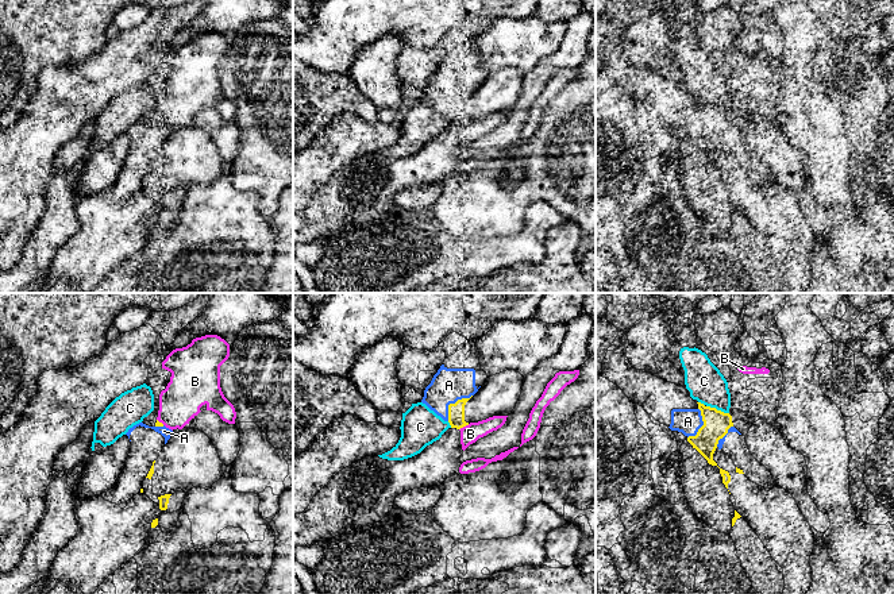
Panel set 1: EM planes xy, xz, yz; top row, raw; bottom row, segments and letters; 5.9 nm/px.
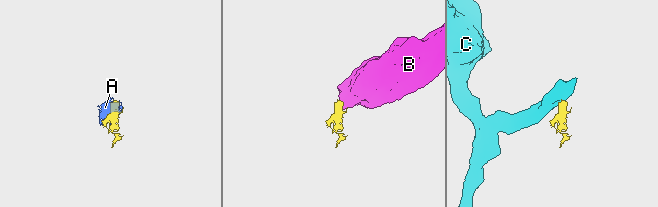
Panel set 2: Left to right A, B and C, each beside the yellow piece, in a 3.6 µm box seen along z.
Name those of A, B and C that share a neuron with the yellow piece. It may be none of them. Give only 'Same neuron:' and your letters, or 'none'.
Same neuron: A

